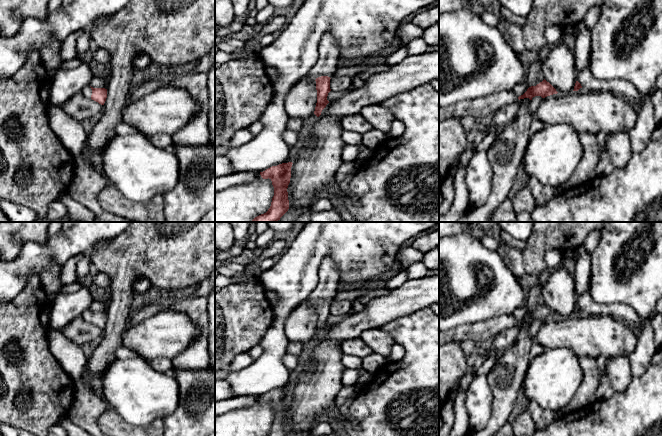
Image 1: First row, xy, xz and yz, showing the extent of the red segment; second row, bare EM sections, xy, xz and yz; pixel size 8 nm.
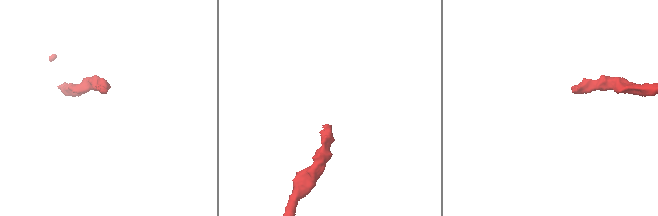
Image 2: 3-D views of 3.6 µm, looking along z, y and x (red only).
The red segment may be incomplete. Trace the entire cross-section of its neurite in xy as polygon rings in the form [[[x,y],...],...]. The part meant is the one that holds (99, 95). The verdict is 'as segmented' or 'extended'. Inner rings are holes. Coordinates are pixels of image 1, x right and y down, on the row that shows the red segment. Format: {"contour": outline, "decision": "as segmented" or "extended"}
{"contour": [[[88,85],[82,89],[81,93],[101,105],[104,105],[107,98],[107,89],[105,88],[93,88]]], "decision": "extended"}

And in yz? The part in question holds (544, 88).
{"contour": [[[544,79],[536,86],[529,87],[527,91],[519,97],[516,96],[513,90],[501,91],[472,101],[460,101],[446,107],[439,106],[439,121],[446,120],[450,117],[463,118],[466,116],[472,116],[478,121],[520,99],[529,98],[532,100],[535,96],[545,98],[557,93],[556,89]]], "decision": "extended"}

